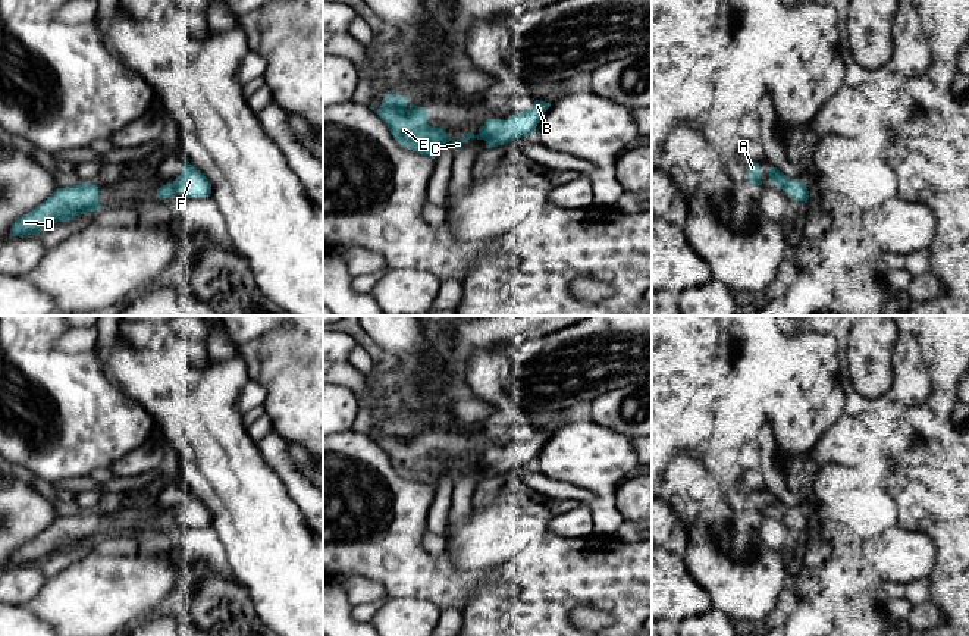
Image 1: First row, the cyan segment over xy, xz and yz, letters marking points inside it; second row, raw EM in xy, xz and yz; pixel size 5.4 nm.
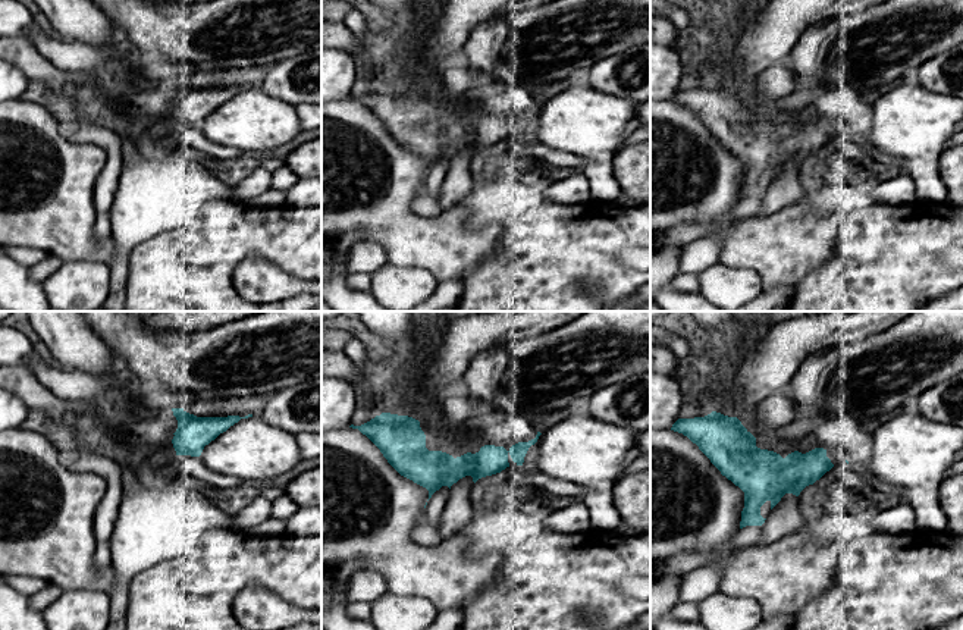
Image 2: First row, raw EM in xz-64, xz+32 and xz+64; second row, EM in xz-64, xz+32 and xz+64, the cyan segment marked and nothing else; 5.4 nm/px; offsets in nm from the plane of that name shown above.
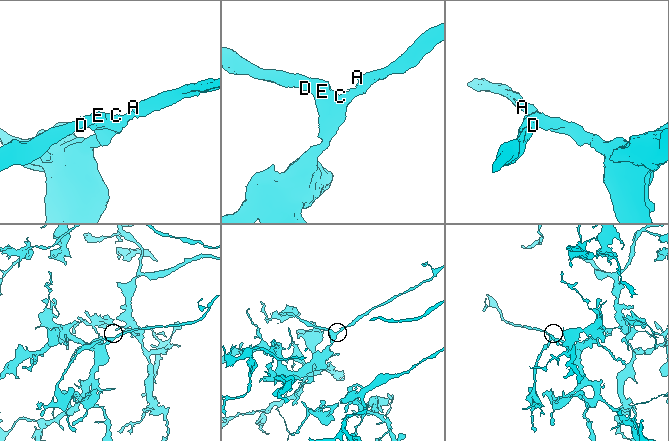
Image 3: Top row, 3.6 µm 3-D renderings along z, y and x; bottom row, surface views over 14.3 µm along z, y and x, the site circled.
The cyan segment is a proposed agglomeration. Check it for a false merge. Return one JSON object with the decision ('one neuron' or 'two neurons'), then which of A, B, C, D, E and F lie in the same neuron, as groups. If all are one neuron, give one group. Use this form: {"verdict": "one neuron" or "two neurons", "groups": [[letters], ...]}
{"verdict": "one neuron", "groups": [["A", "B", "C", "D", "E", "F"]]}

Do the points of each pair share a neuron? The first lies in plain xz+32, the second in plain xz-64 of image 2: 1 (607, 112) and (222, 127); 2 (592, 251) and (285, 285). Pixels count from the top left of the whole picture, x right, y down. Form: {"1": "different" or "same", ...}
{"1": "same", "2": "different"}

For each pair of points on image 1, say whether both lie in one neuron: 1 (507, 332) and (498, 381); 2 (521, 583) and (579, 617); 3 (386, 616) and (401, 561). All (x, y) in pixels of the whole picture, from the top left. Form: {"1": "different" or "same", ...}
{"1": "different", "2": "different", "3": "different"}

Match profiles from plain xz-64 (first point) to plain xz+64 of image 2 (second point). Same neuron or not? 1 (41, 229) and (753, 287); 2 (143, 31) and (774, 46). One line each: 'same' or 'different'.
1: different
2: different

